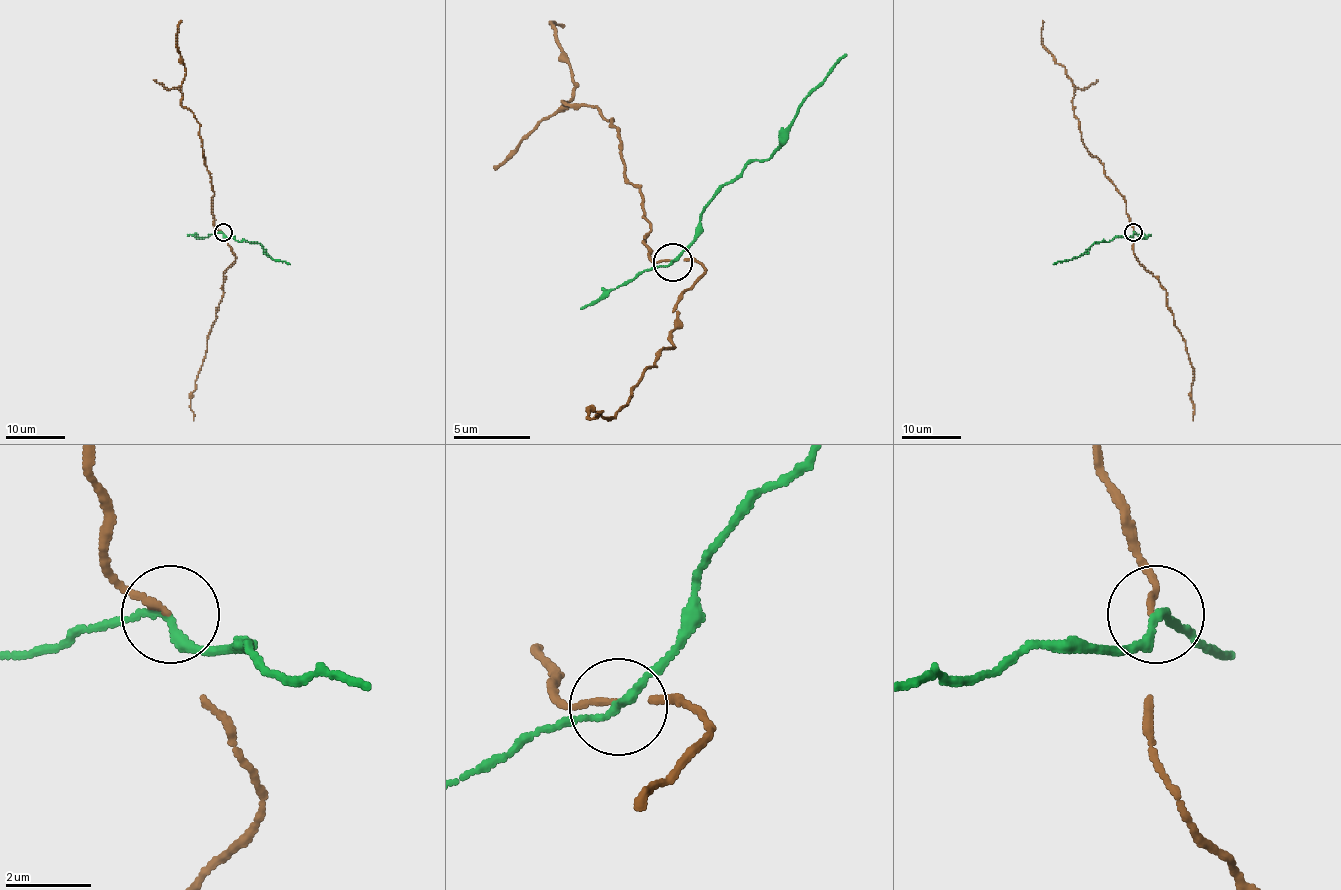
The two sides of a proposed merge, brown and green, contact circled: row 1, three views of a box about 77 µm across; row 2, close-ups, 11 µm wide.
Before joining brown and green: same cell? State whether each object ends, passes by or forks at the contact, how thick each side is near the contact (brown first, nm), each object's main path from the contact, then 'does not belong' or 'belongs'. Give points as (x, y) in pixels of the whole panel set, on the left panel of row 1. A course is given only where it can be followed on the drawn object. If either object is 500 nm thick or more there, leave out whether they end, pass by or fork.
brown ends there; green passes by; 140 nm thick on the brown side, 190 nm on the other; brown runs (223, 233), (214, 225), (211, 176), (199, 123), (181, 105), (186, 69), (177, 41), (181, 20); green runs (223, 233), (239, 242), (259, 243), (274, 260), (290, 264); does not belong

